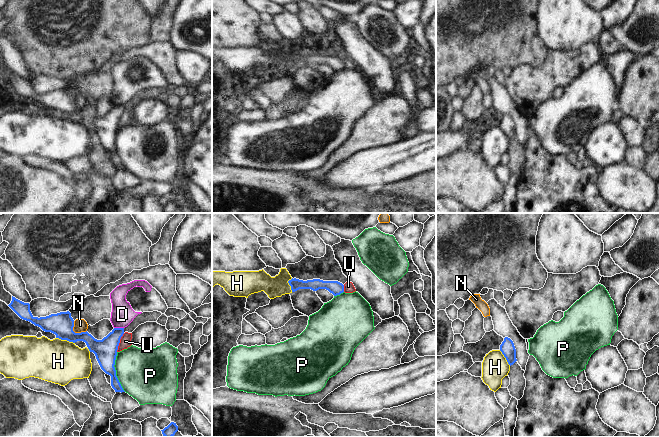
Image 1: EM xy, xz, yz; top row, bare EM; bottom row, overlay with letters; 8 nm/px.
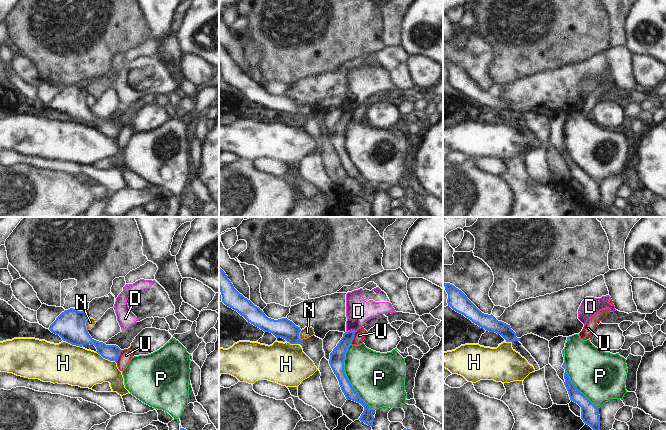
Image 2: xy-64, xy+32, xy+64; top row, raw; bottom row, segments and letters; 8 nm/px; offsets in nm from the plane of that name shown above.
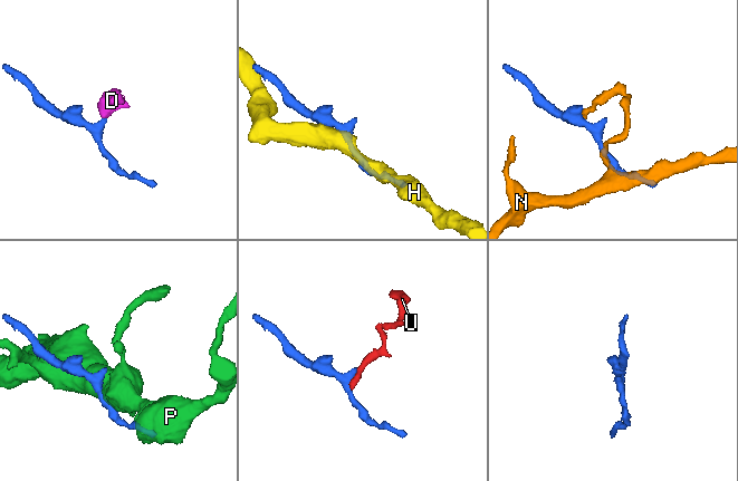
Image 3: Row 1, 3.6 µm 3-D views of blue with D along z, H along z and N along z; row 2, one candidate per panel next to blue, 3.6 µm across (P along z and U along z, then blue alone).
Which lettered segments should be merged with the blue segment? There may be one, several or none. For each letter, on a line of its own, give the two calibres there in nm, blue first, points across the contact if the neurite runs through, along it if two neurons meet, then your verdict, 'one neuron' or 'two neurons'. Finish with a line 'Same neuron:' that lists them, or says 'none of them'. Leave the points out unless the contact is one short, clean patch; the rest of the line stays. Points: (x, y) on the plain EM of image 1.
D: 190 nm thick on the blue side, 180 nm on the other; border along xy (114, 103), (123, 104); two neurons
H: 190 nm thick on the blue side, 360 nm on the other; two neurons
N: 190 nm thick on the blue side, 110 nm on the other; border along xy (73, 97), (73, 106), (75, 108), (86, 107); two neurons
P: 190 nm thick on the blue side, 420 nm on the other; two neurons
U: 190 nm thick on the blue side, 90 nm on the other; border along xy (124, 109), (116, 127); two neurons
Same neuron: none of them

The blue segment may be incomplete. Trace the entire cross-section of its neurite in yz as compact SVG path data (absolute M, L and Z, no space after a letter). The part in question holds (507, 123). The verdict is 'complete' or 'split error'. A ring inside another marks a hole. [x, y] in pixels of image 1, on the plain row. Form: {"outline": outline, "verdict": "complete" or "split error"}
{"outline": "M508 113L504 114L504 117L500 121L500 127L502 128L510 142L517 137L516 125L513 117L510 114Z", "verdict": "complete"}

